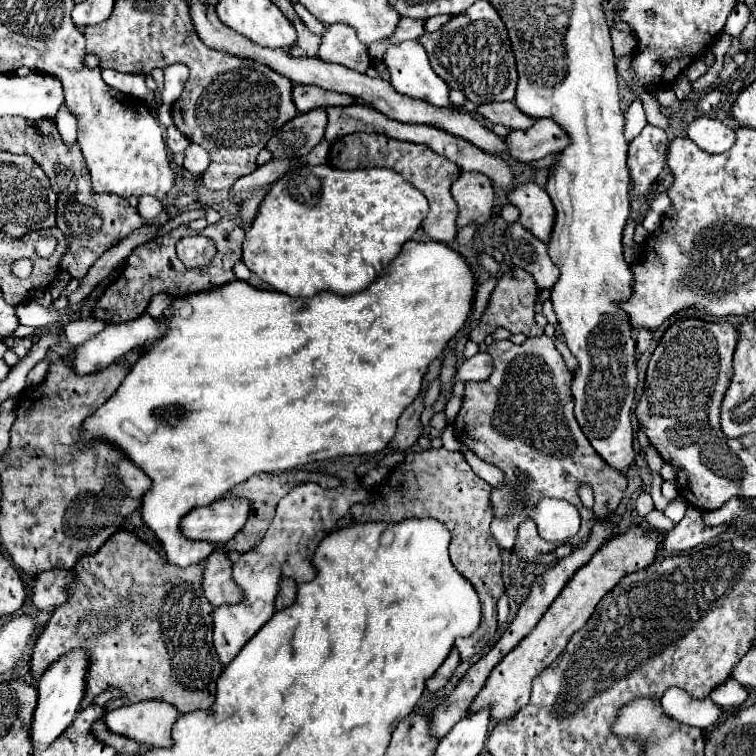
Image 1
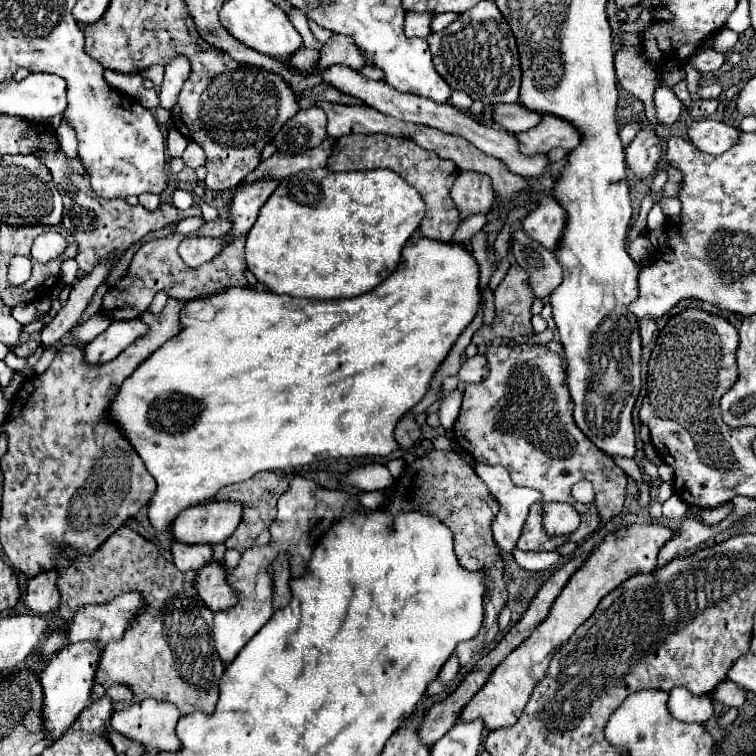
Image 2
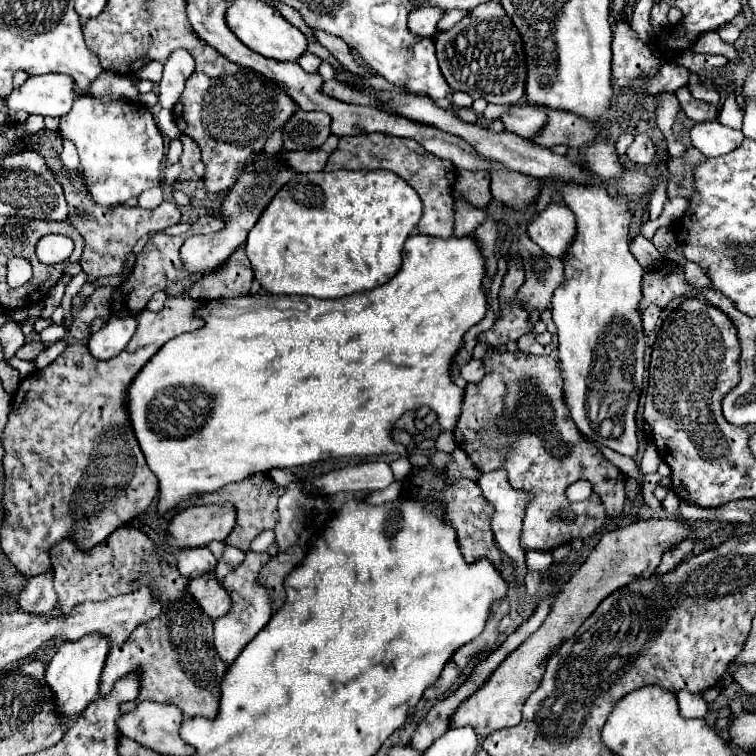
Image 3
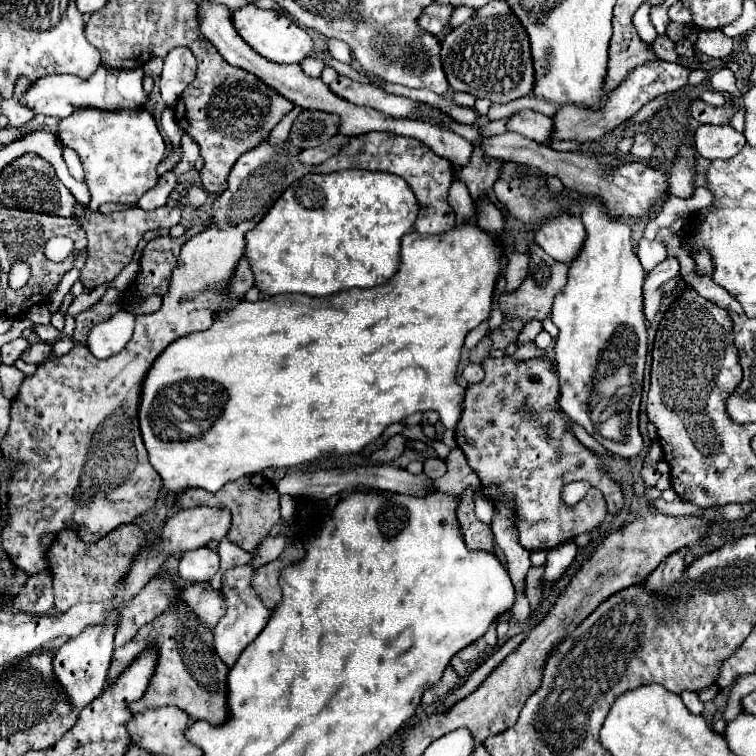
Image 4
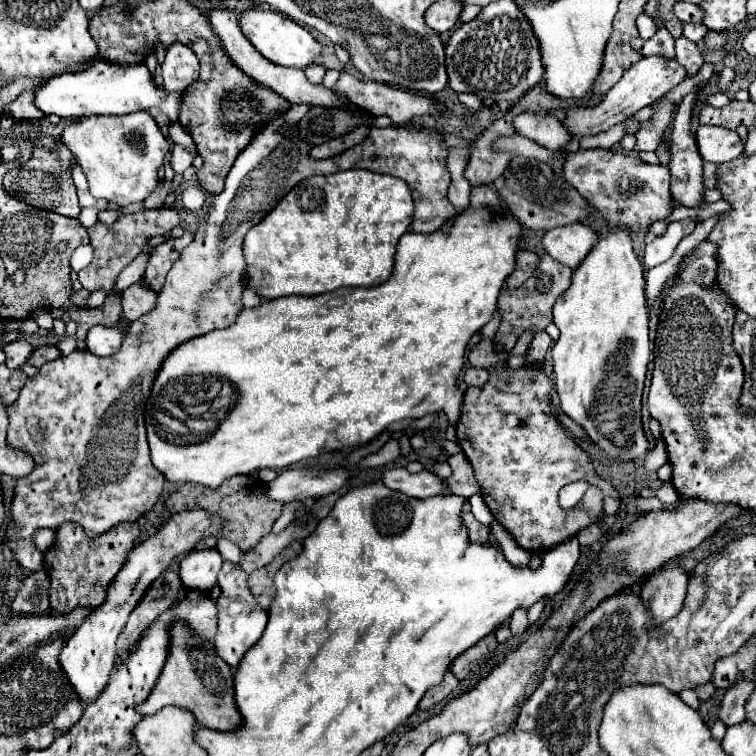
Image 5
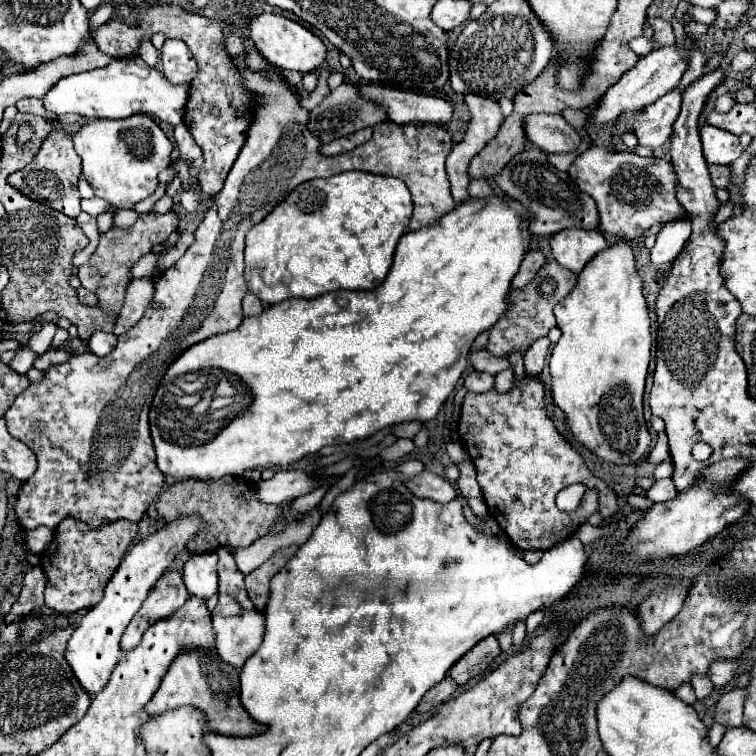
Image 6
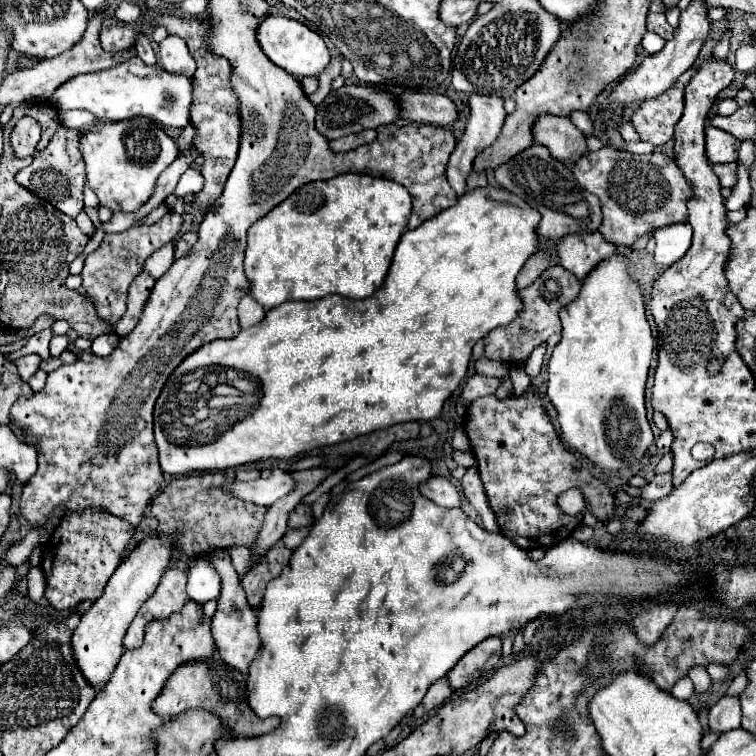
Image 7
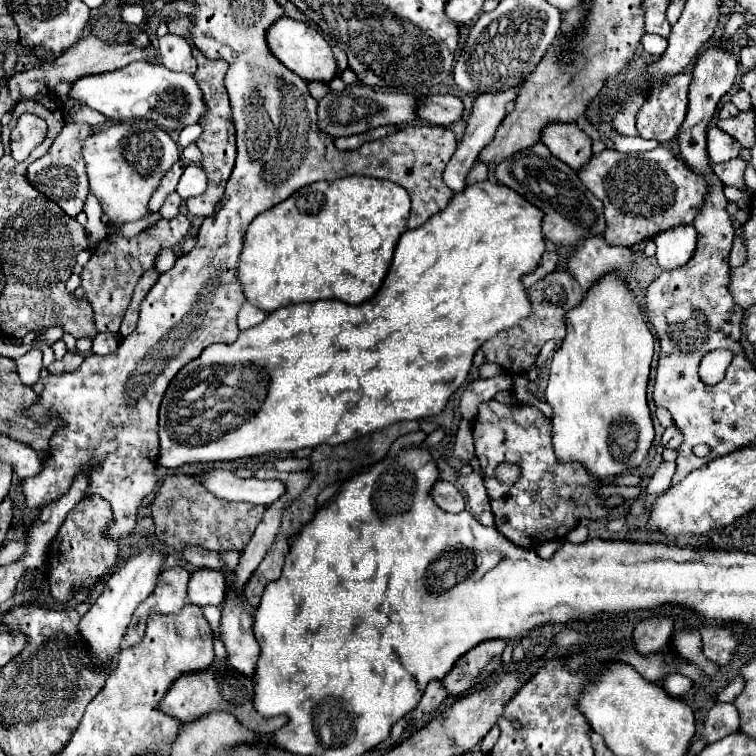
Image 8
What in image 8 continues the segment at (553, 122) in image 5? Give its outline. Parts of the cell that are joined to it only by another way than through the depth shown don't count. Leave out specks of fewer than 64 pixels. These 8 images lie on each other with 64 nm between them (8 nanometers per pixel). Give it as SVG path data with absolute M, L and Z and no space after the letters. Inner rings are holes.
M548 124L548 128L542 128L542 142L574 170L592 156L592 142L576 124Z

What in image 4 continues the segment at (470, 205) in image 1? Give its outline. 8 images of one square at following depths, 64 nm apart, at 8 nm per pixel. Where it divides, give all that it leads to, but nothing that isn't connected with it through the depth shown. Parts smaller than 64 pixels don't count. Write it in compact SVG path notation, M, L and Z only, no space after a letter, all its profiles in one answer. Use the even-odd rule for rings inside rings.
M474 148L472 160L468 166L464 166L460 172L456 172L458 180L462 180L472 196L472 200L482 200L488 196L492 184L496 182L498 174L500 174L500 160L488 158L482 154L480 148Z

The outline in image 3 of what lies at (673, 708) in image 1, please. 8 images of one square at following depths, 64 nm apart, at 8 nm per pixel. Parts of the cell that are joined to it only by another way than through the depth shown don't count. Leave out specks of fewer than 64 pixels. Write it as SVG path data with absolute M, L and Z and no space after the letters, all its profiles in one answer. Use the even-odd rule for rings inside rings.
M680 690L680 692L676 692L676 700L678 700L678 708L680 708L682 716L686 716L686 718L704 718L708 712L708 704L700 694Z

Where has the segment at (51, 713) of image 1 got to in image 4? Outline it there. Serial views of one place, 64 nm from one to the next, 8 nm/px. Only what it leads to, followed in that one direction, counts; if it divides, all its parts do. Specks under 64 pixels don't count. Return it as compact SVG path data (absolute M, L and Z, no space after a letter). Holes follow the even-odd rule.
M108 620L108 624L104 626L86 628L80 636L70 638L66 644L62 644L60 650L54 654L52 672L68 694L68 702L74 706L74 710L82 710L84 706L88 706L106 688L106 676L114 652L114 632L114 620Z

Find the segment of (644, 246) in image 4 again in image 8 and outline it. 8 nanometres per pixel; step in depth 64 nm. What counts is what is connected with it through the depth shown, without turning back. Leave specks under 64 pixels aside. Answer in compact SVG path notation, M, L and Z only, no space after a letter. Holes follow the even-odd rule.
M680 226L670 228L668 232L660 232L654 238L656 244L656 260L664 270L684 266L694 250L696 250L696 228Z

